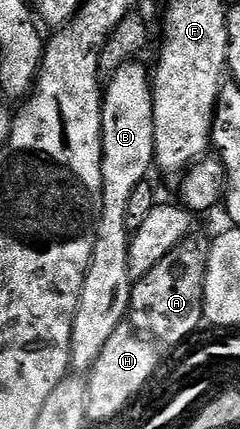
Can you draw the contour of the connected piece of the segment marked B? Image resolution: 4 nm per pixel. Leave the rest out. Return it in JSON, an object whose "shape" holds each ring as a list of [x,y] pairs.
{"shape":[[[130,62],[119,66],[108,77],[103,88],[101,101],[101,169],[103,170],[103,206],[101,217],[97,223],[97,241],[89,269],[83,282],[81,301],[75,314],[73,323],[73,355],[71,364],[78,373],[85,374],[93,367],[99,358],[103,346],[115,334],[119,325],[126,323],[129,311],[131,277],[129,275],[129,238],[130,231],[127,226],[127,202],[131,202],[131,194],[135,194],[135,186],[143,182],[150,175],[149,167],[155,164],[153,151],[155,138],[153,137],[153,86],[151,72],[147,67]]]}

